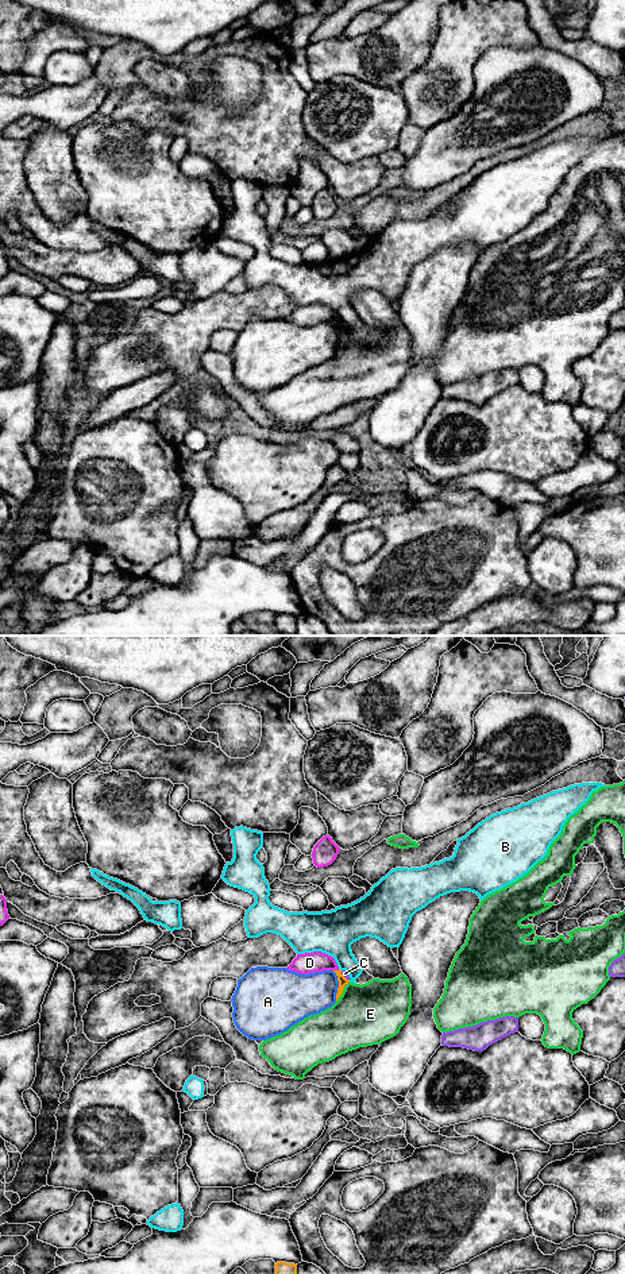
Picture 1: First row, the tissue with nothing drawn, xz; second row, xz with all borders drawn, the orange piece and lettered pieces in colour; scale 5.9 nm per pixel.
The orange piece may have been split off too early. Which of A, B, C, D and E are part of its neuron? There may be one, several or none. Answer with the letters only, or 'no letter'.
no letter

